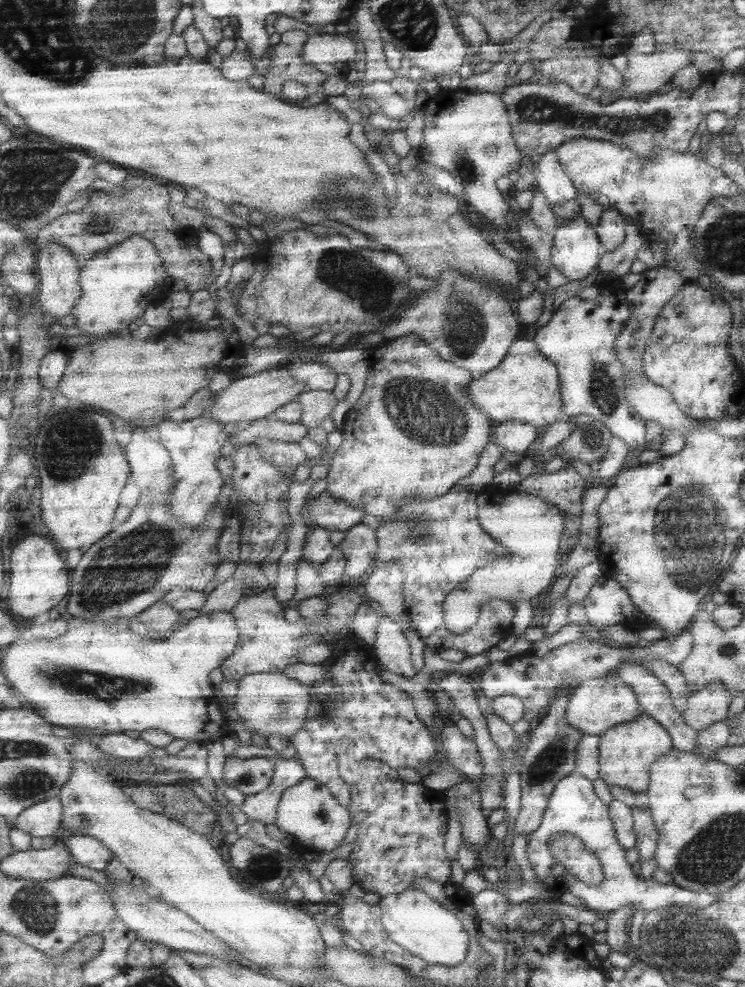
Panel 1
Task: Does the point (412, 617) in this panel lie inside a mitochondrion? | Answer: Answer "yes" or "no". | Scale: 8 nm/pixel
no

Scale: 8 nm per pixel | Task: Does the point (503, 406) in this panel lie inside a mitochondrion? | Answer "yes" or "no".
no

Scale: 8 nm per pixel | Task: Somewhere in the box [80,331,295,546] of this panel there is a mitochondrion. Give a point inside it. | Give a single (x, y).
(170, 538)

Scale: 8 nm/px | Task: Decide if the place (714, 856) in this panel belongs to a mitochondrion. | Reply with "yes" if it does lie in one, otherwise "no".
yes

